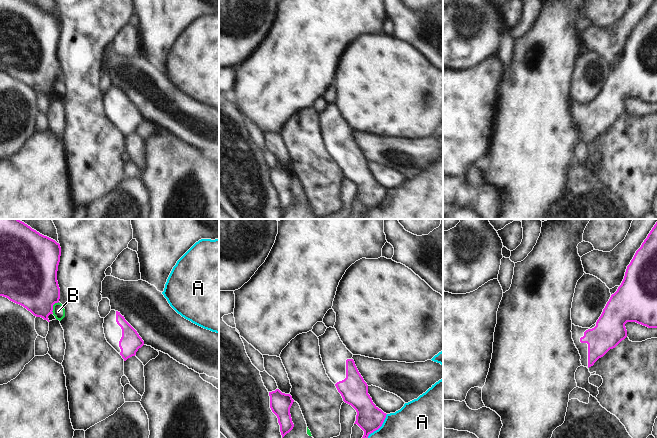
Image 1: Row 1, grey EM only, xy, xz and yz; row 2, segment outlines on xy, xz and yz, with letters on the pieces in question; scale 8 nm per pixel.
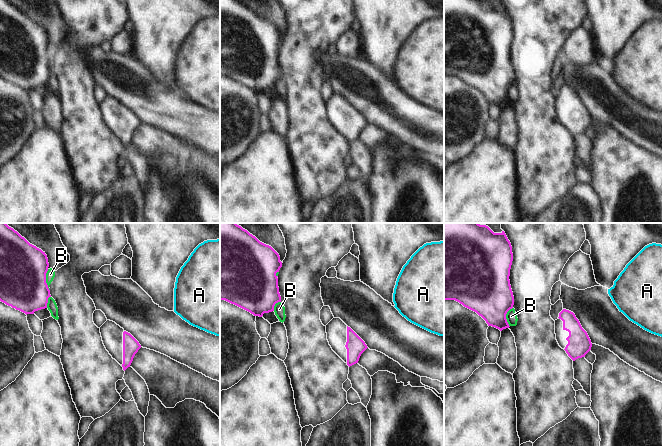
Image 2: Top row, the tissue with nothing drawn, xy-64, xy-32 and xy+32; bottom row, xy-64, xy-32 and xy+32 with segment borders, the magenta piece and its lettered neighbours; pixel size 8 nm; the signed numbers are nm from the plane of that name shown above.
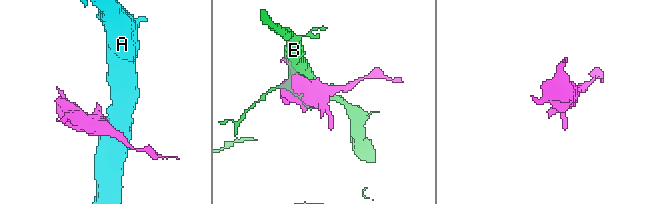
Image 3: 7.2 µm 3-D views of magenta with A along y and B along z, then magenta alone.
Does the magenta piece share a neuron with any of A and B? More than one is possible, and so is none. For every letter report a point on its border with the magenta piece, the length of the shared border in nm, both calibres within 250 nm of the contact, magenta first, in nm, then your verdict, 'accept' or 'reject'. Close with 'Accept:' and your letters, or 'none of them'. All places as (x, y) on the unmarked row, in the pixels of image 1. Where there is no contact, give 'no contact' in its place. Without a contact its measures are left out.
A: meets magenta in xz at (377, 205); contact 300 nm long; 220 nm thick on the magenta side, 480 nm on the other; reject
B: meets magenta in xy at (52, 83); contact 120 nm long; 400 nm thick on the magenta side, 100 nm on the other; reject
Accept: none of them

